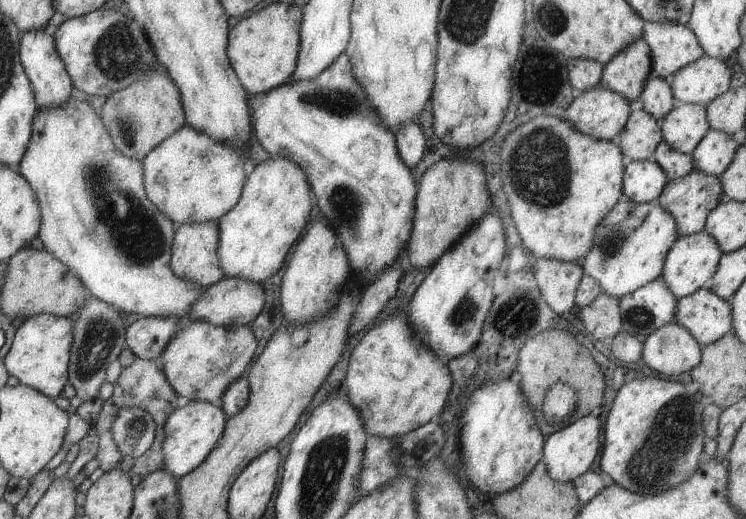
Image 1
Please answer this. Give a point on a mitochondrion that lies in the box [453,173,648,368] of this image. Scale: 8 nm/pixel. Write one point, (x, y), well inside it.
(514, 317)

